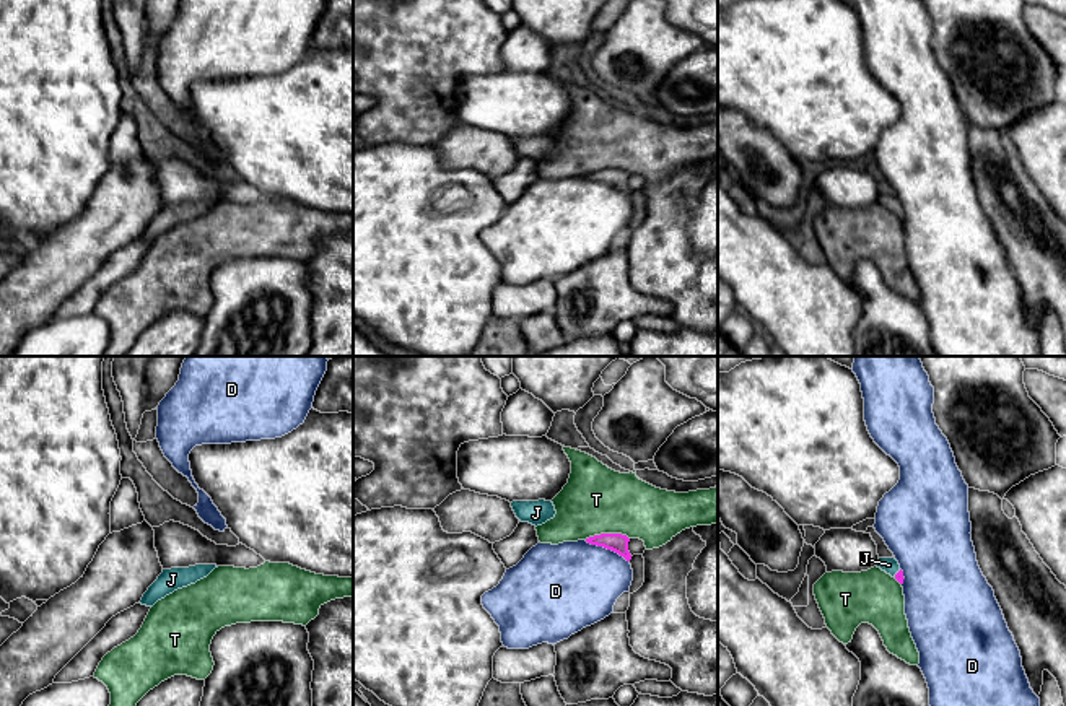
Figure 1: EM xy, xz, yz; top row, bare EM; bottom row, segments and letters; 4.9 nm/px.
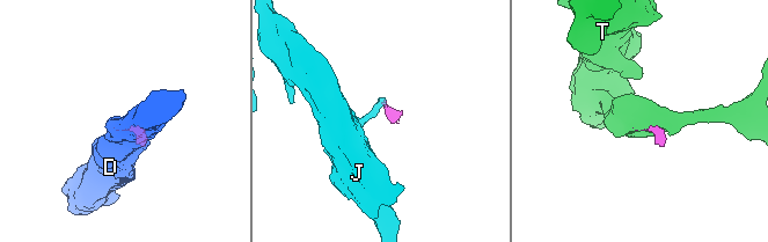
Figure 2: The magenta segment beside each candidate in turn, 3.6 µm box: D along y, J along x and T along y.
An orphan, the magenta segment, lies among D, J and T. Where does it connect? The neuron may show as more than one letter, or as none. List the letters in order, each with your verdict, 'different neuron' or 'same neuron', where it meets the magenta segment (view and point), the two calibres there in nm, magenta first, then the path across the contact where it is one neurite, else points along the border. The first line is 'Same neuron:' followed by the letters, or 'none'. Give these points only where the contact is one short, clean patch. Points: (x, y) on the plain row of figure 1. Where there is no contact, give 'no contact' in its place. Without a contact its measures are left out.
Same neuron: J
D: different neuron; contact xz (607, 184); calibres 90 and 440 nm
J: same neuron; contact yz (897, 209); calibres 50 and 80 nm; way yz (899, 212), (897, 209), (889, 200)
T: different neuron; contact xz (606, 169); calibres 90 and 340 nm; border xz (629, 173), (620, 169), (594, 169), (585, 174)

